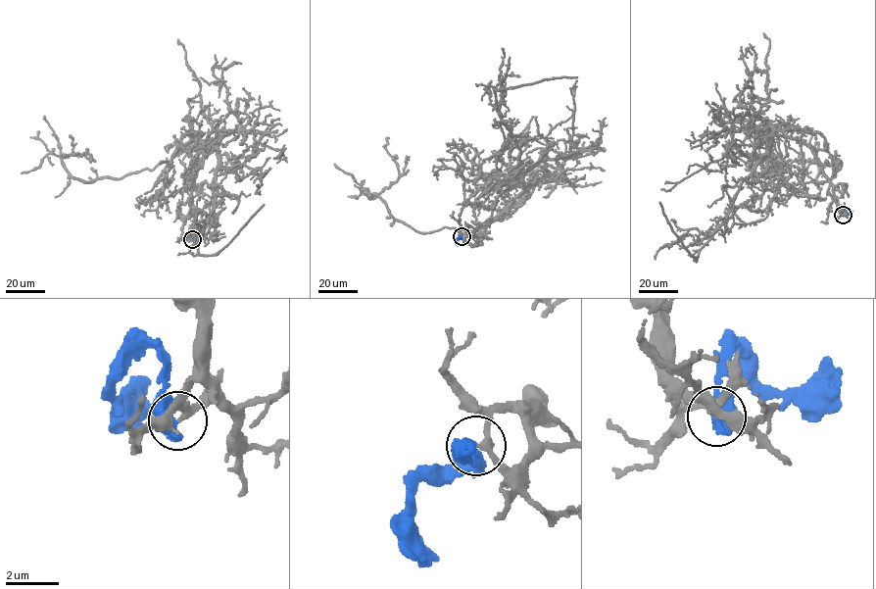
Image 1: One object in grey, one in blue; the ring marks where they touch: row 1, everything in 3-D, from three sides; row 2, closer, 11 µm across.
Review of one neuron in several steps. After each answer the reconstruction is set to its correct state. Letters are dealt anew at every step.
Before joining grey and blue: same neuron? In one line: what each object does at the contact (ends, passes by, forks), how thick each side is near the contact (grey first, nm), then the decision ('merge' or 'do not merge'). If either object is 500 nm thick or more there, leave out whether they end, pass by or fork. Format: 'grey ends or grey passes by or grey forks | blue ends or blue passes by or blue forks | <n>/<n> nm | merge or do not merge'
240/550 nm | do not merge

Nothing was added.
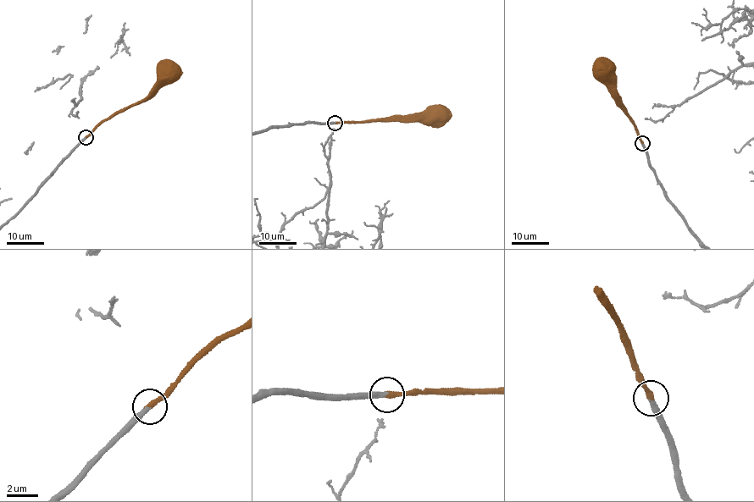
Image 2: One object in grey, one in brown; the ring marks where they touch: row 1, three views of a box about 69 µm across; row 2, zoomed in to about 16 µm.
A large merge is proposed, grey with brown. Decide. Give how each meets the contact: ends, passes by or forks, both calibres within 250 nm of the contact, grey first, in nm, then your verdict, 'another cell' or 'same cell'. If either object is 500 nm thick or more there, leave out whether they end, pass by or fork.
grey ends; brown ends; calibres 320 and 360 nm; same cell

